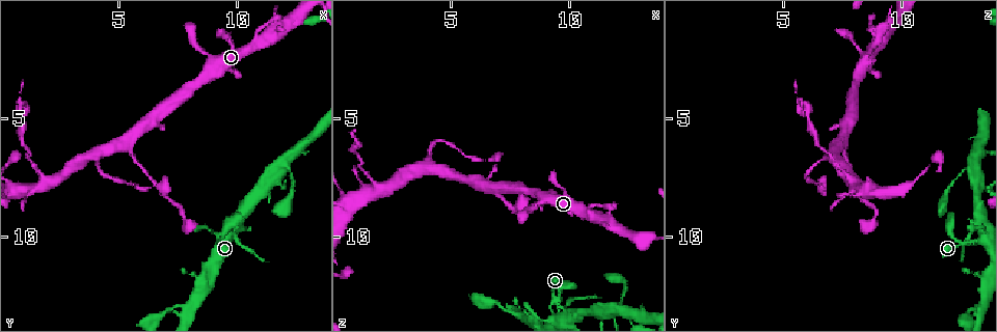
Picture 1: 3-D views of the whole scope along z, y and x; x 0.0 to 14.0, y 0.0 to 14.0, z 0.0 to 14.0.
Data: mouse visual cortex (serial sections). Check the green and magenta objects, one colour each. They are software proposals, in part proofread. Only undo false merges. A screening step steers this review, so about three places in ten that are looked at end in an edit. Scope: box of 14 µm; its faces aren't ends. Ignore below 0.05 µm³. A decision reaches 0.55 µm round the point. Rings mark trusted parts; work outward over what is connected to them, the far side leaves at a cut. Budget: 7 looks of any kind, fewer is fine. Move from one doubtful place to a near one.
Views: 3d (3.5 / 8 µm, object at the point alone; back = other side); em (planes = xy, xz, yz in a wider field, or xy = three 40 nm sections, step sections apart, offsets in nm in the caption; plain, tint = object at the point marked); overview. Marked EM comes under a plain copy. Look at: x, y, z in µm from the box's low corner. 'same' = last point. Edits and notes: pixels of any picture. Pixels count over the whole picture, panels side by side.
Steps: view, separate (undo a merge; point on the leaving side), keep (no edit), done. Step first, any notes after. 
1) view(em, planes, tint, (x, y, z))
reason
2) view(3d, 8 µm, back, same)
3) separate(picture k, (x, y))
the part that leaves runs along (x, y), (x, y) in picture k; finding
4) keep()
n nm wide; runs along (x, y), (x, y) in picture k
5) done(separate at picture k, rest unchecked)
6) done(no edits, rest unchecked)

view(3d, 3.5 µm, (5.4, 6.1, 7.5))

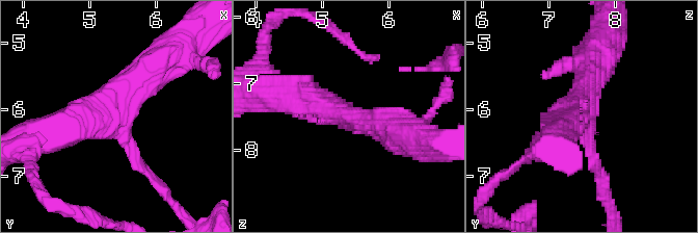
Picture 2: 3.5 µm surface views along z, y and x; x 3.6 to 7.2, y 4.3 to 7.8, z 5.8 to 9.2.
view(em, xy, step 1, tint, (5.35, 6.05, 7.45))
3 arms; arms of 150, 450, 500 nm

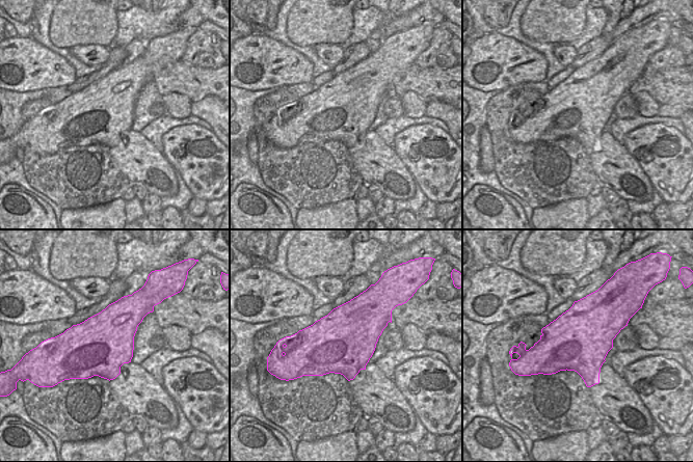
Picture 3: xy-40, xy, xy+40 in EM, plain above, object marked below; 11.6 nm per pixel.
keep()
runs along (164, 59), (109, 114), (52, 133) in picture 2; one cell here

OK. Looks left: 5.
view(3d, 3.5 µm, (4.2, 6.9, 6.5))
calibre changes

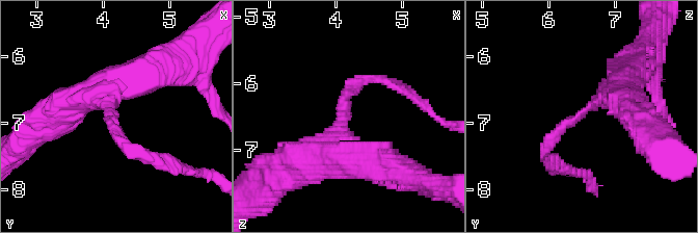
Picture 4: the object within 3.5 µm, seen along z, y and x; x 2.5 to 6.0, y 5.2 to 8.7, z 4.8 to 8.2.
view(em, xy, step 1, tint, (4.15, 6.90, 6.40))
arms of 150, 400 nm

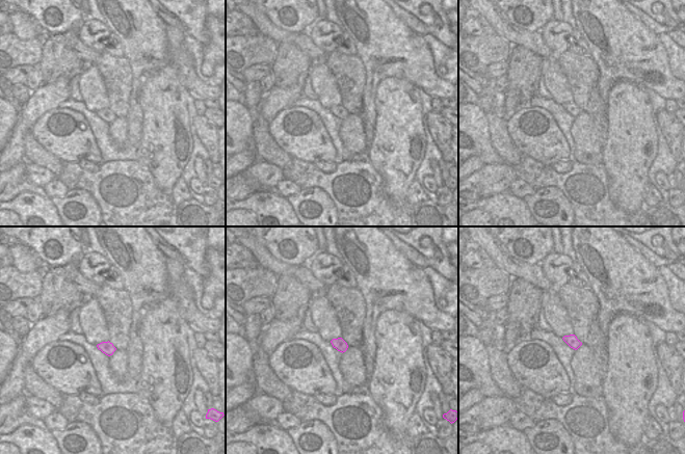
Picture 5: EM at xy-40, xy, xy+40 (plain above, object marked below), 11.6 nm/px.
keep()
runs along (626, 93), (560, 128), (544, 157) in picture 4; continuous, no second cell

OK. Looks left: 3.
view(3d, 8 µm, (1.5, 7.2, 7.4))
calibre changes

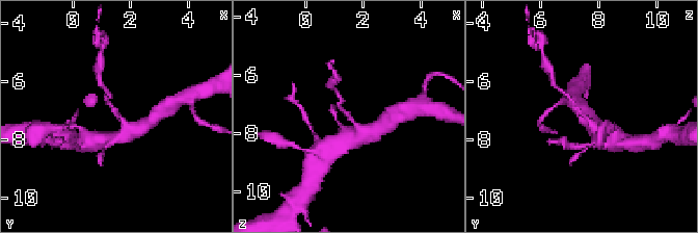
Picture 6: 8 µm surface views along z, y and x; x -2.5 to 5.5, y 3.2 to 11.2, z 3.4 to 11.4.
view(3d, 3.5 µm, (1.6, 7.1, 7.5))
closer look

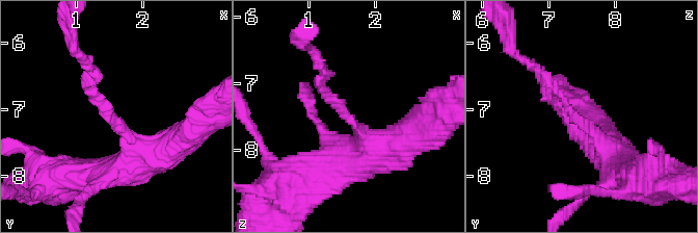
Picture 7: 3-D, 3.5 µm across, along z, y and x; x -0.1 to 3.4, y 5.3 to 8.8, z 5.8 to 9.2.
separate(picture 7, (338, 105))
the part that leaves runs along (355, 127), (323, 92), (320, 66) in picture 7; two cells meet here

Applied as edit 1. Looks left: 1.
done(separate at picture 7, rest unchecked)

